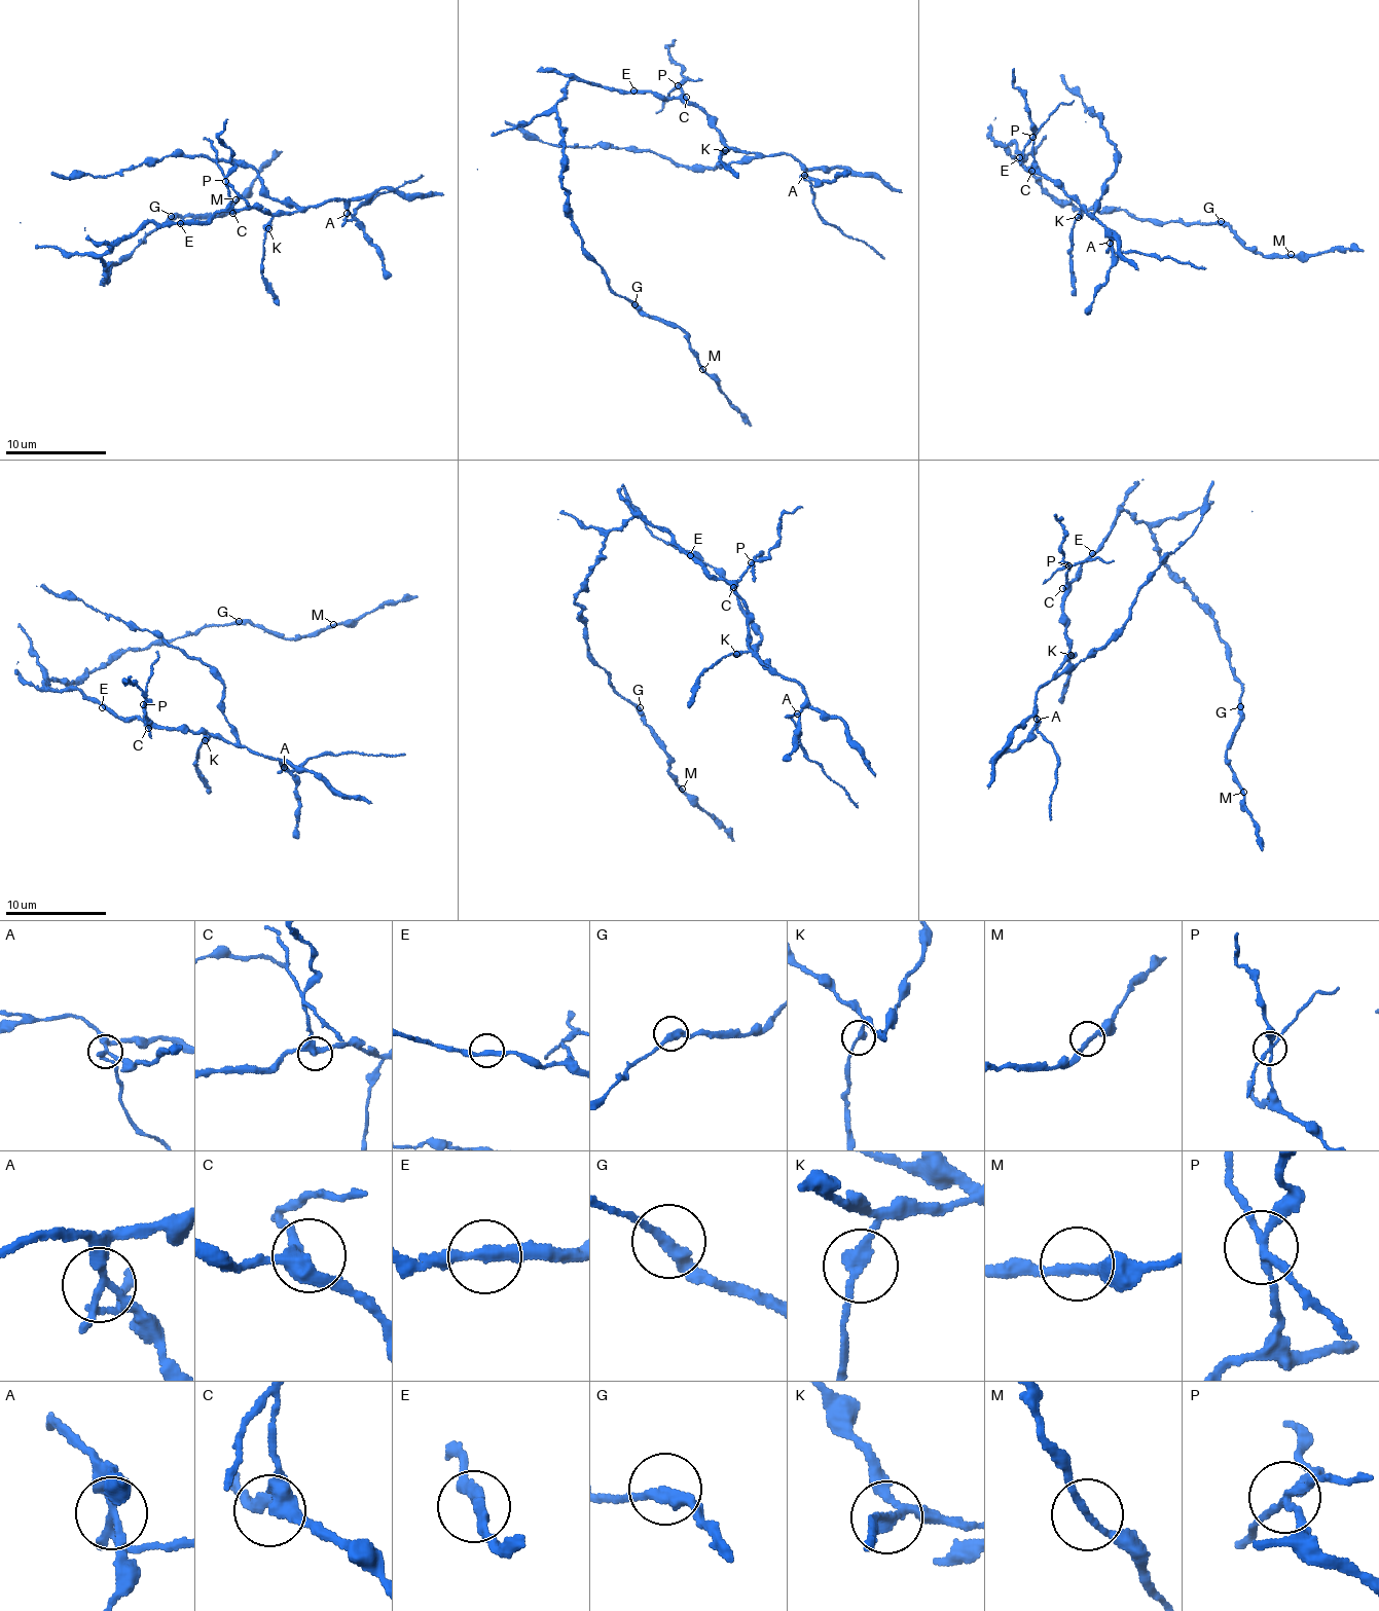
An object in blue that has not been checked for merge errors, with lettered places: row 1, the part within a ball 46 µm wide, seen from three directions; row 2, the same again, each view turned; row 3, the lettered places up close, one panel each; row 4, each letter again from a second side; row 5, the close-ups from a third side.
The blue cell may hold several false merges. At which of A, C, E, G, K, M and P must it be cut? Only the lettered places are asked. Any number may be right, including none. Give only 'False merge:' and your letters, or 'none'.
False merge: A, K, P

